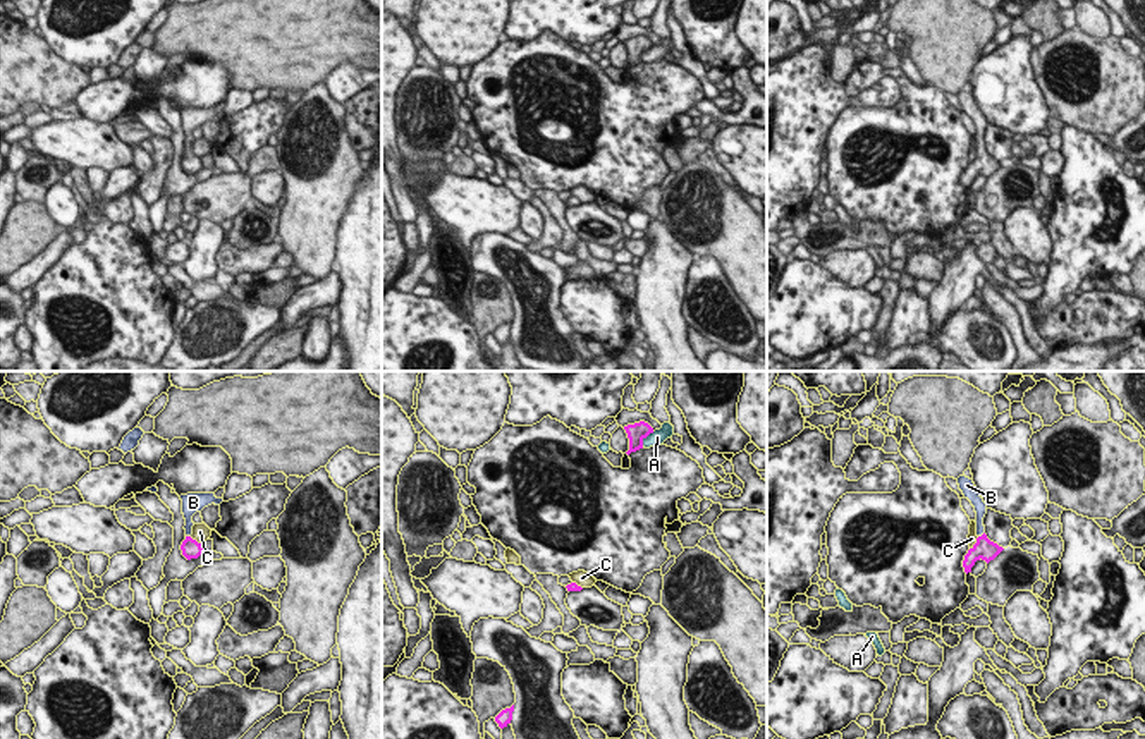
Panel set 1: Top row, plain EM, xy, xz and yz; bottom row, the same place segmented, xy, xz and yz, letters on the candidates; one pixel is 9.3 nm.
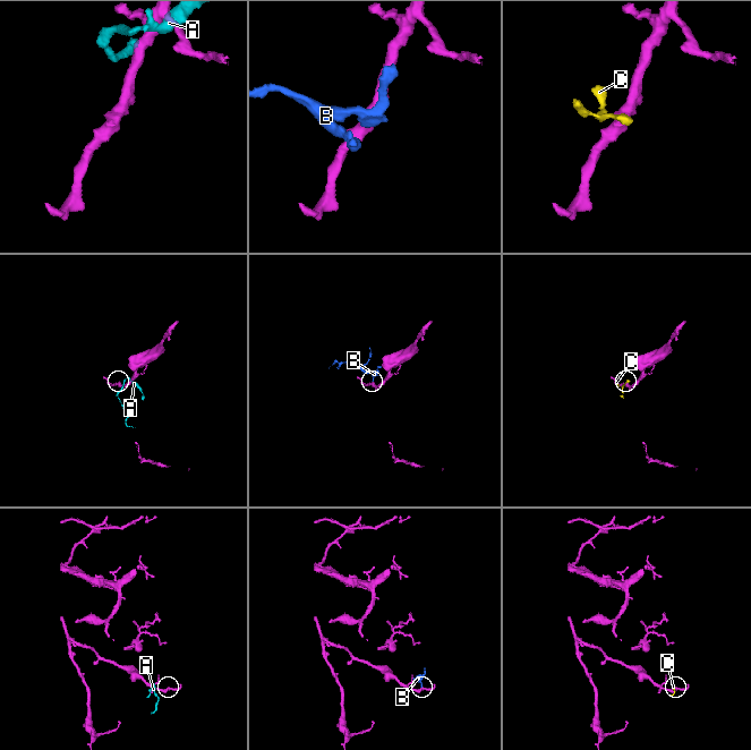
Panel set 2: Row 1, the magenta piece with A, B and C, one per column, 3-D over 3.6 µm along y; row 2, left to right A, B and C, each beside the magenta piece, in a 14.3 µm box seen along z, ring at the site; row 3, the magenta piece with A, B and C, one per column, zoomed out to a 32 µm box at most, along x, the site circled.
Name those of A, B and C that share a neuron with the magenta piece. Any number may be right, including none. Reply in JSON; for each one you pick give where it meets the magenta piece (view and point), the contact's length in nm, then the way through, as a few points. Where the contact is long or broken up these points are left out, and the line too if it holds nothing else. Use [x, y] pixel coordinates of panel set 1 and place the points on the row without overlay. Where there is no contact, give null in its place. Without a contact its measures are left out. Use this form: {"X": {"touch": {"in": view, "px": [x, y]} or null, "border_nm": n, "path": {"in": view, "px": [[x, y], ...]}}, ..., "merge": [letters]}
{"B": {"touch": {"in": "yz", "px": [982, 150]}, "border_nm": 80, "path": {"in": "yz", "px": [[984, 164], [982, 150], [980, 124]]}}, "merge": ["B"]}

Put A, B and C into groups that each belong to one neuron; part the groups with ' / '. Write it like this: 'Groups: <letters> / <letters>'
Groups: A / B / C.

